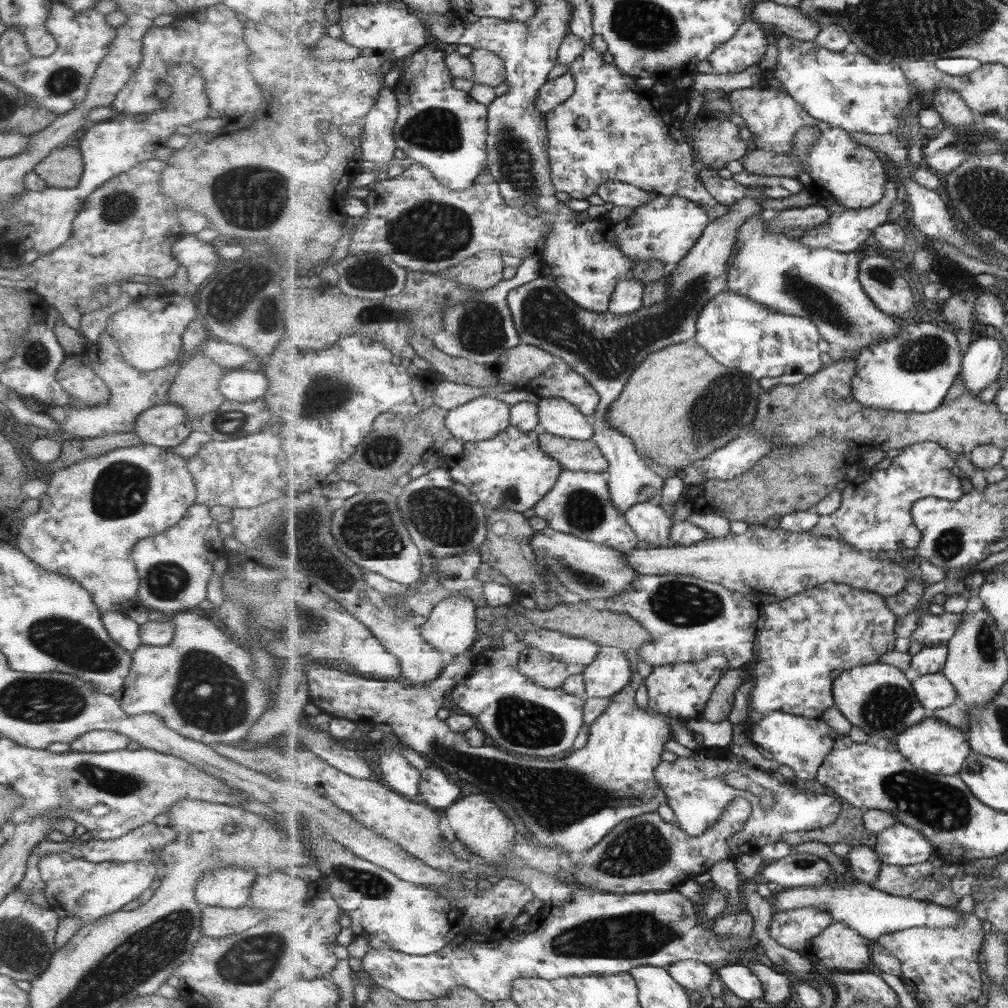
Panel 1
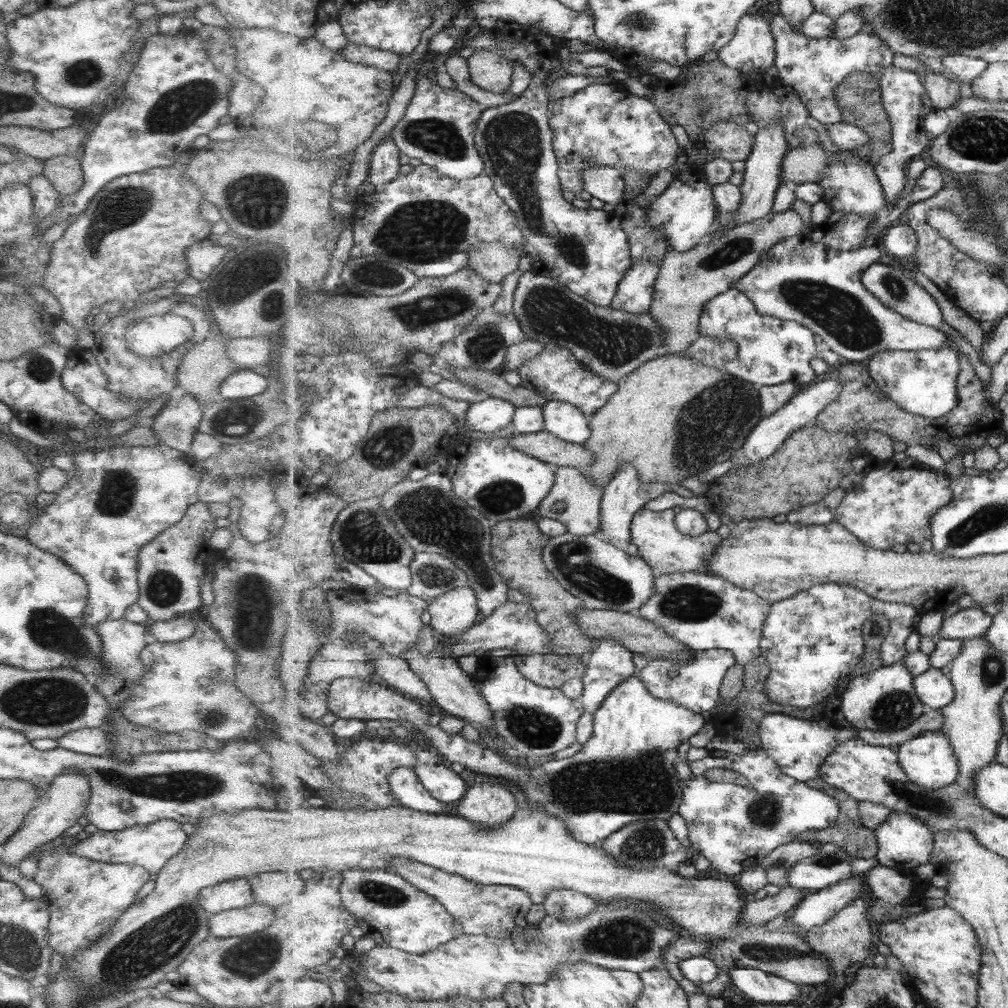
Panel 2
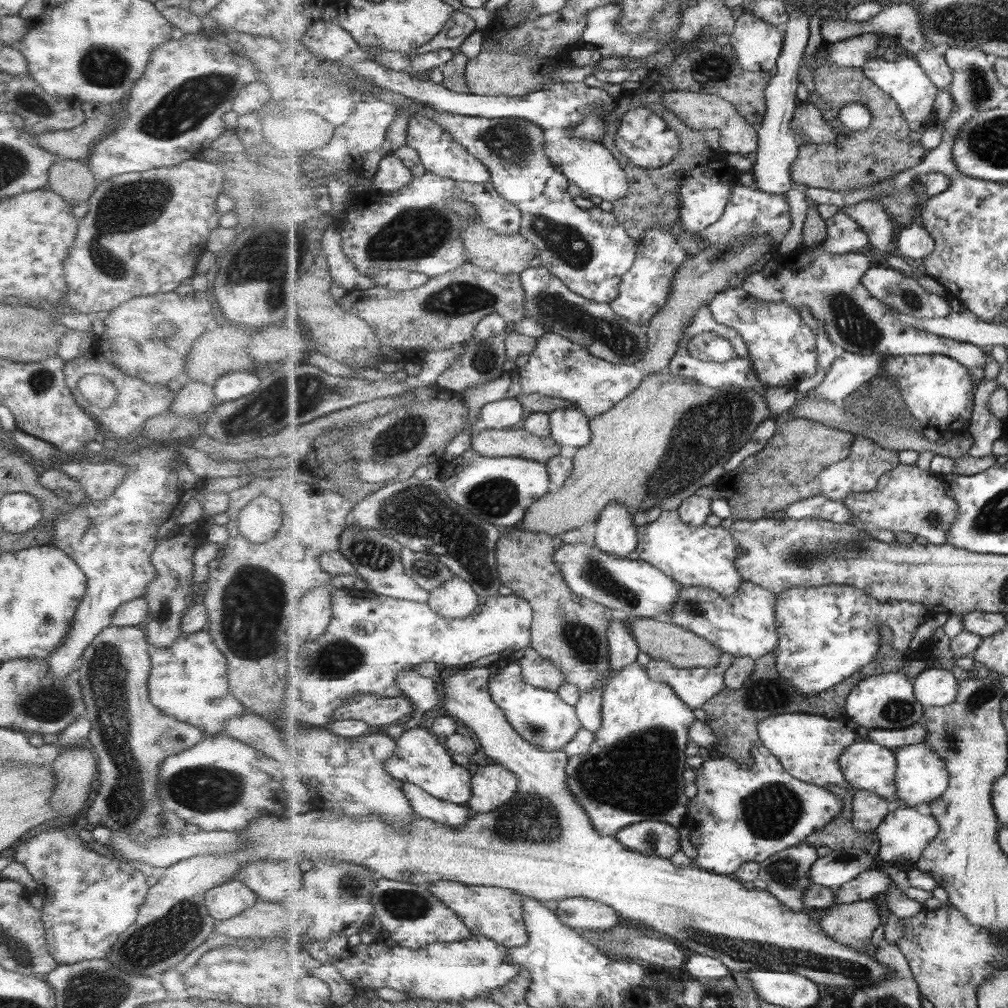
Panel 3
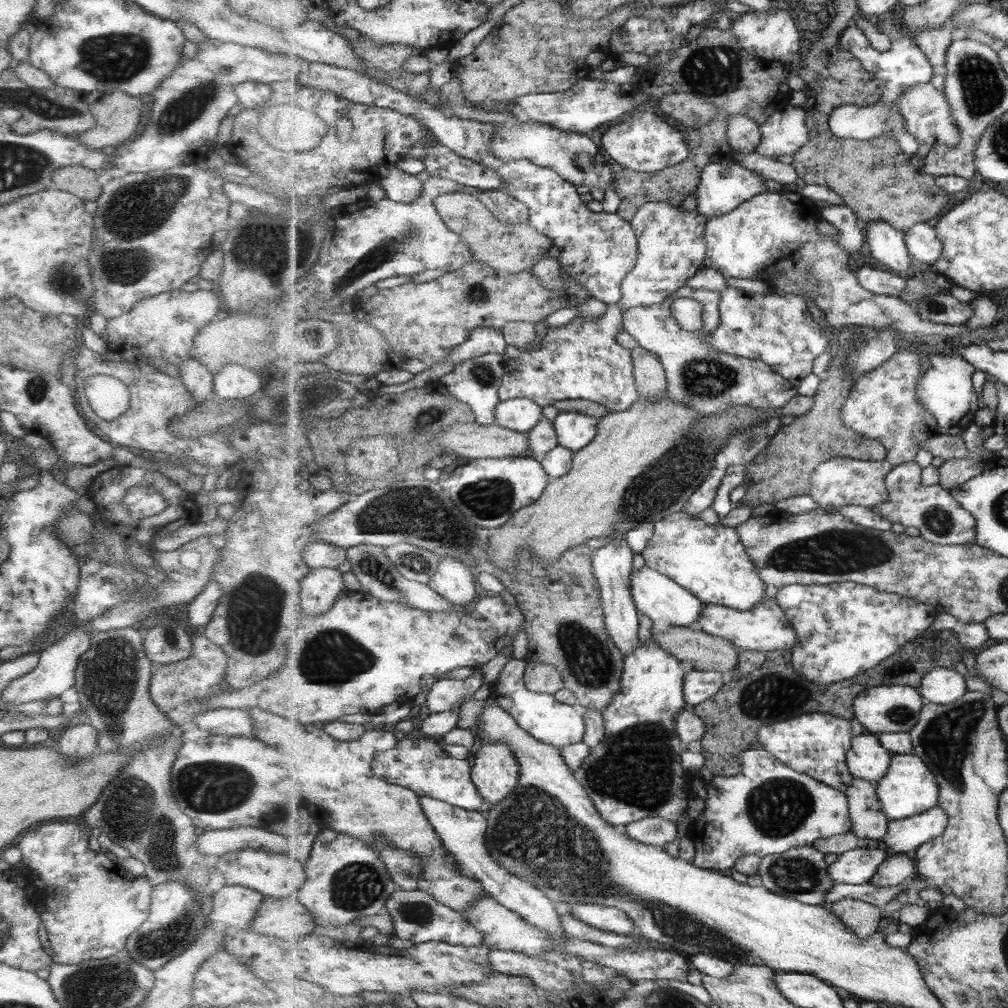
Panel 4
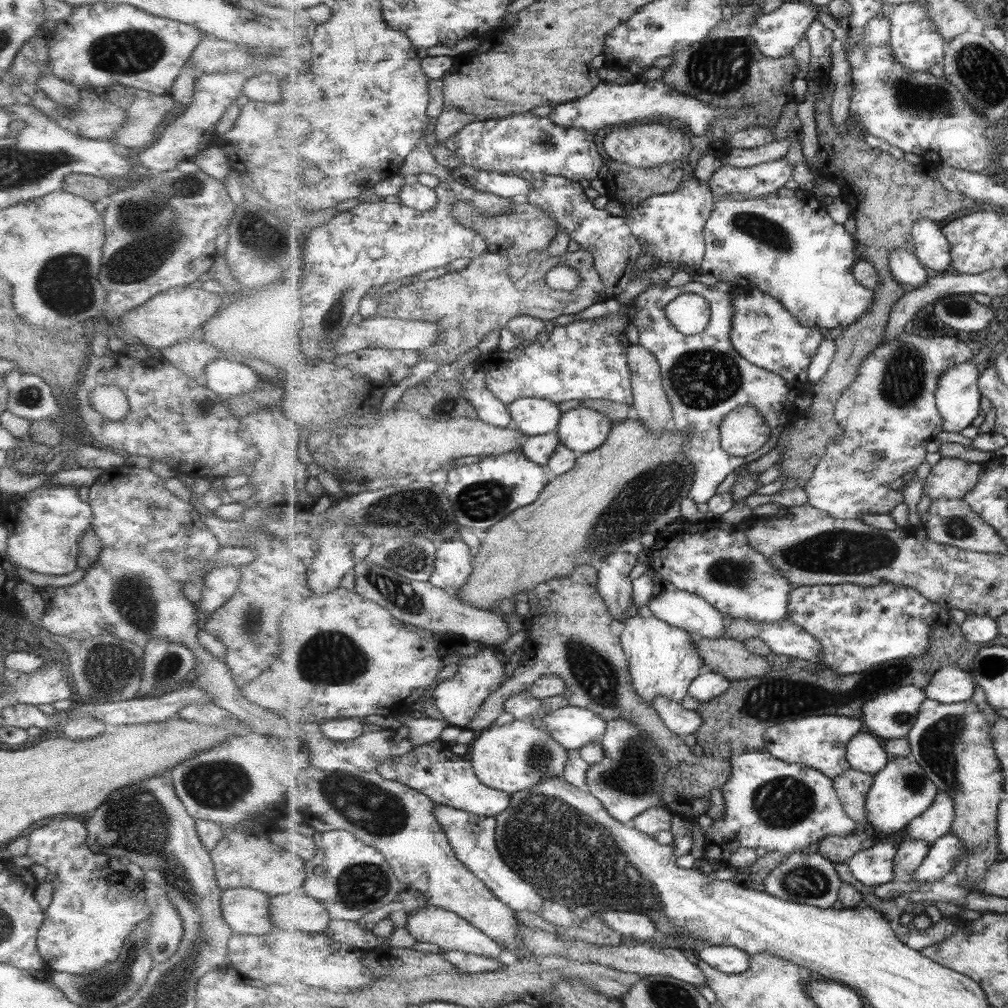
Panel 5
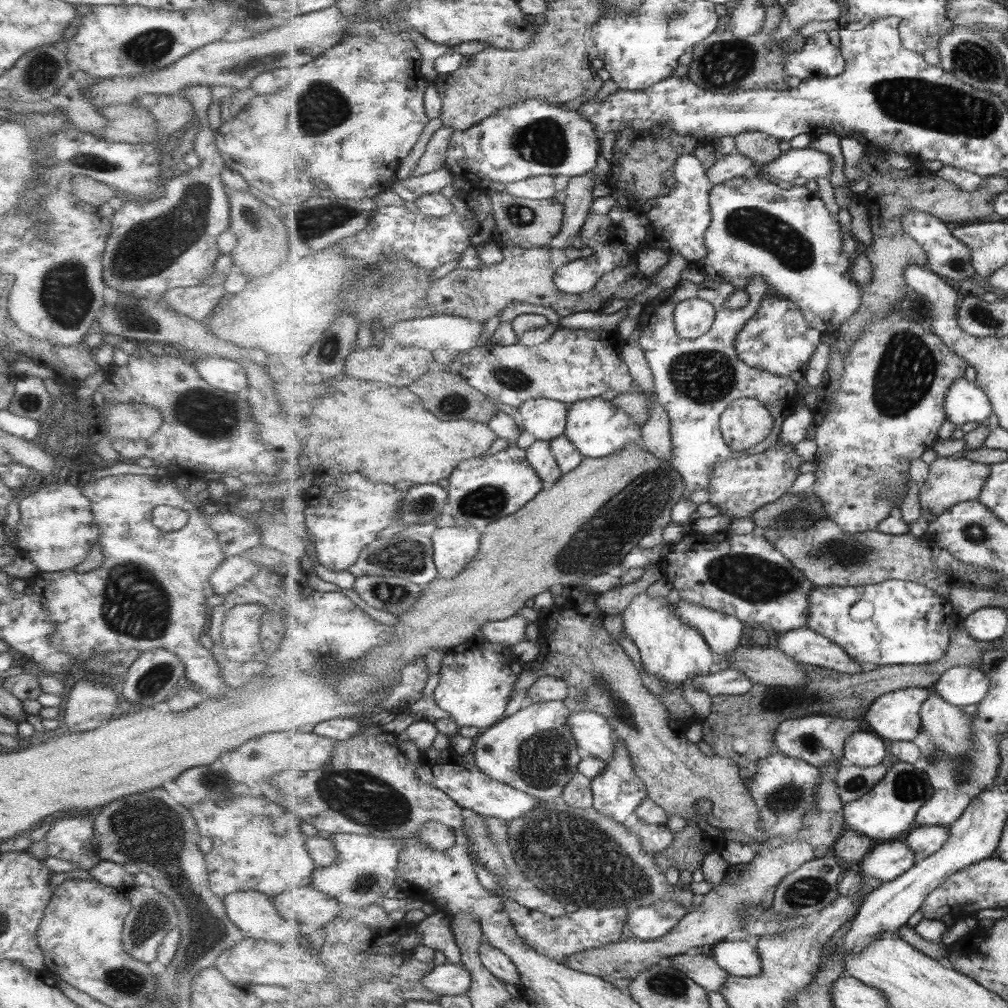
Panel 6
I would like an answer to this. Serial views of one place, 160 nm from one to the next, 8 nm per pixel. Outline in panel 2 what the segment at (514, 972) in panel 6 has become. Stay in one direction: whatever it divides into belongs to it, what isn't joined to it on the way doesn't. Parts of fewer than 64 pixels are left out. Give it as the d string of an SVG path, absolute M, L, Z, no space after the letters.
M347 870L343 871L343 878L340 893L346 909L358 920L365 934L375 937L380 944L399 948L409 954L427 954L464 933L462 924L441 901L399 874L387 870Z

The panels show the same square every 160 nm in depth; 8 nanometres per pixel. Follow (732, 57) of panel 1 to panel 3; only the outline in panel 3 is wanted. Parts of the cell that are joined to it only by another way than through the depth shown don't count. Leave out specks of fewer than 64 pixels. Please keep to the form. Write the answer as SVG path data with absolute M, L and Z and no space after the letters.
M743 10L736 19L736 30L729 37L741 68L757 72L769 72L777 67L778 60L784 47L785 32L778 26Z

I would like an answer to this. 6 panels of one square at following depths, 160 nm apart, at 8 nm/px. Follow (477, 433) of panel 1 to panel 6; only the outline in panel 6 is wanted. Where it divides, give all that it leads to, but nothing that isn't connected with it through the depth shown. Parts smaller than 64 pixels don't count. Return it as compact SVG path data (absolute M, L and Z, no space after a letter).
M531 399L517 409L522 426L536 440L552 441L566 431L568 411L560 400Z

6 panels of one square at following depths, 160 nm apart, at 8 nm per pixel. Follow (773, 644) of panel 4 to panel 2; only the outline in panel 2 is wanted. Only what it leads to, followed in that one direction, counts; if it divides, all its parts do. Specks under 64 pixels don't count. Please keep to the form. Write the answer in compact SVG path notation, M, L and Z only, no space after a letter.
M697 571L657 574L655 589L657 590L653 593L653 598L645 606L641 606L640 618L663 628L665 633L675 641L682 642L695 652L713 649L729 650L735 656L737 665L743 667L762 657L761 638L772 604L759 597L754 591L739 588L722 576Z

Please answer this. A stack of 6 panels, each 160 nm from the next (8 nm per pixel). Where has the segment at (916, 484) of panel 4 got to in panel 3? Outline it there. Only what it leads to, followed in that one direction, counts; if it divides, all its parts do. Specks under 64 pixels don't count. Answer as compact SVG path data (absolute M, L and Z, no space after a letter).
M900 464L883 475L877 488L871 492L850 494L842 502L849 507L852 516L855 516L850 524L864 532L871 535L876 535L877 530L891 530L895 534L910 532L936 545L948 544L948 530L956 523L960 511L960 505L948 495L943 477L921 470L915 464Z

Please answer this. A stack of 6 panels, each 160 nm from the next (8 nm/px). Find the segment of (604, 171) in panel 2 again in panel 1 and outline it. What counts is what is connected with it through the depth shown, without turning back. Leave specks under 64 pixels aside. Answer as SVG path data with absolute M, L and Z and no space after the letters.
M607 180L597 191L597 195L605 202L611 202L615 206L628 206L637 208L649 204L654 194L641 188L626 184L621 181Z

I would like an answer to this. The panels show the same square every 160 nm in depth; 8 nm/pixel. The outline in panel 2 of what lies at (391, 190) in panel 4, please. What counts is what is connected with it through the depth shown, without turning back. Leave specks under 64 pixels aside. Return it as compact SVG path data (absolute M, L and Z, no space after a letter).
M392 138L381 142L381 146L375 148L371 156L371 174L369 174L368 182L379 187L397 180L401 176L399 175L401 170L399 156L401 155L401 150Z

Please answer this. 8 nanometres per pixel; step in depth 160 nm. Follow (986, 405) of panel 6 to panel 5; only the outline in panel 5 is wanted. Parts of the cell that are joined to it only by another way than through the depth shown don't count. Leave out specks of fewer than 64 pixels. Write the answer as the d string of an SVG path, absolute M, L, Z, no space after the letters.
M973 360L956 364L941 374L936 394L945 432L962 433L977 416L984 415L979 409L983 397L980 377Z

